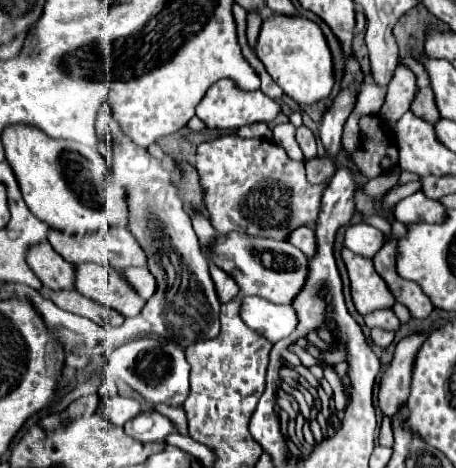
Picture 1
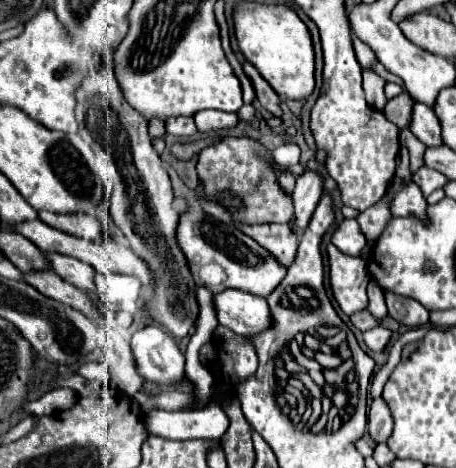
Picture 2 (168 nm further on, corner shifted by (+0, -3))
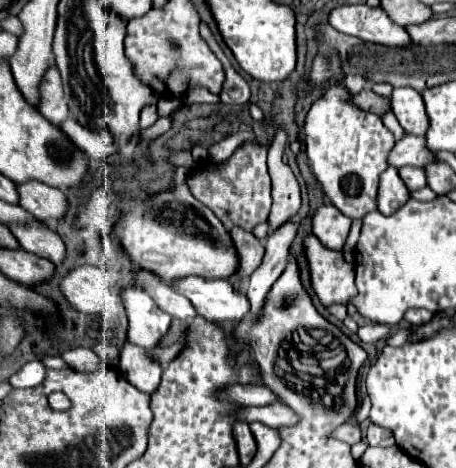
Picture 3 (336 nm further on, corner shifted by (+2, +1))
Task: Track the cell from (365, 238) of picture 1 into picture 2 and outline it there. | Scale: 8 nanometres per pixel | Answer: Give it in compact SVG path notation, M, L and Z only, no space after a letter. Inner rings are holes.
M343 220L337 228L335 228L335 232L333 232L333 236L331 236L331 242L343 252L343 254L347 254L347 256L359 256L359 252L363 250L363 246L365 246L365 236L363 236L363 232L361 232L361 228L359 228L359 224L357 224L357 220Z

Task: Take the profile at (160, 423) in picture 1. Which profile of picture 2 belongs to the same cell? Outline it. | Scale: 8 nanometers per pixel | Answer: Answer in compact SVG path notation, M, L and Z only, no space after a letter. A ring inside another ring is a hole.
M209 404L201 410L187 410L187 412L151 410L145 416L145 426L149 434L173 440L191 440L191 438L219 440L229 428L229 416L223 412L219 404Z

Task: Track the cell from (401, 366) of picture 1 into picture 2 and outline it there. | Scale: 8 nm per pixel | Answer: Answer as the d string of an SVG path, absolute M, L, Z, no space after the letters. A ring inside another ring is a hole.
M375 398L371 404L371 412L369 412L367 434L371 436L371 440L375 444L379 444L379 442L387 442L391 432L393 432L391 412L389 412L387 404L383 402L383 398Z

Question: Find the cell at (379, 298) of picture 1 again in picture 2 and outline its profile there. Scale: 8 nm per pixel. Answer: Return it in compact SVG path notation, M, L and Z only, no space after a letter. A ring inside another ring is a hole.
M327 244L327 256L329 256L329 286L339 308L347 316L351 316L351 312L365 310L367 308L367 284L369 284L367 262L363 258L353 258L353 256L339 252L333 244Z

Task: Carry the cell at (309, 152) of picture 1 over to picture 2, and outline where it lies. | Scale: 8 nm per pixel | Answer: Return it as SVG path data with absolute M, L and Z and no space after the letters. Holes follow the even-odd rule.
M283 172L283 174L279 174L277 182L279 182L279 188L281 188L285 194L291 194L293 188L295 188L295 176L293 176L291 172Z

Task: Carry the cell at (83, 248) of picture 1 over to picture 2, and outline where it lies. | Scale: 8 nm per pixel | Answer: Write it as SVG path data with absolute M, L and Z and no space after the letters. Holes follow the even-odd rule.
M37 212L39 218L49 224L51 228L57 228L61 232L73 234L73 236L81 236L81 238L89 238L89 240L97 240L103 238L103 226L95 216L89 216L85 212L81 214L55 214L55 212Z

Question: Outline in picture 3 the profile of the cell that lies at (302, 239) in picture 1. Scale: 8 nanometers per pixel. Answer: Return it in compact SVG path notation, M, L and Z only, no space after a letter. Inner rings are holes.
M239 226L233 228L231 236L237 244L237 252L241 252L241 272L237 272L235 280L243 280L261 266L261 260L265 256L265 246L253 232L243 230Z

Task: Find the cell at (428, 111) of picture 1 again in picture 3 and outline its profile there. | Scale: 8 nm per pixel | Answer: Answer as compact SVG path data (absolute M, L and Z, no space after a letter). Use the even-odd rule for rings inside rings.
M363 90L361 94L355 94L353 102L359 104L359 108L363 108L367 112L373 112L373 114L379 114L379 116L389 112L389 110L385 110L385 98L377 96L373 90Z

